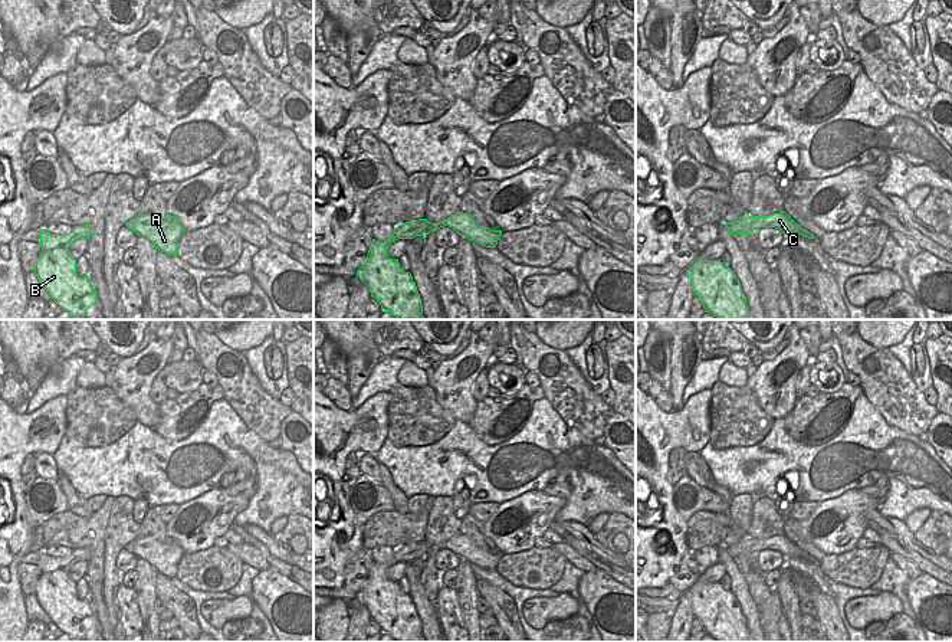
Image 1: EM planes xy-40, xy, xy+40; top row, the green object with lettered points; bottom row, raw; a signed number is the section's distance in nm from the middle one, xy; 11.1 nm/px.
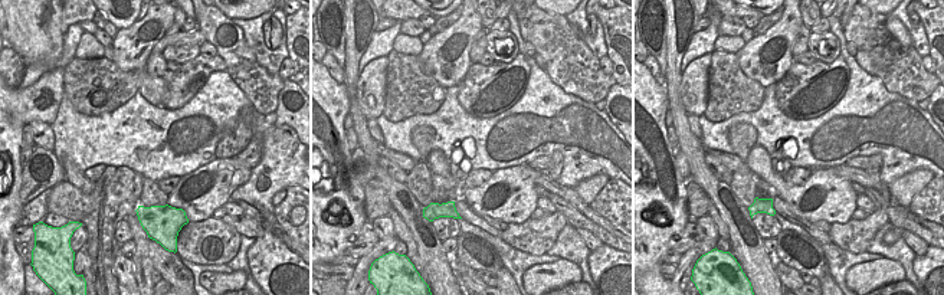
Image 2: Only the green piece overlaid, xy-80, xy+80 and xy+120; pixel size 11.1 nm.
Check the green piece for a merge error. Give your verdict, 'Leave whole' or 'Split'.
Leave whole

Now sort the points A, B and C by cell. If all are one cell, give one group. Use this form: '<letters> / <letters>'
A B C

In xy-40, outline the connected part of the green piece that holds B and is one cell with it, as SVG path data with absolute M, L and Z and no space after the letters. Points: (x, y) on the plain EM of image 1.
M75 548L66 557L52 557L40 553L42 574L37 580L35 596L52 622L73 639L85 639L86 632L96 625L96 613L89 599L76 596L76 582L69 576L69 569L81 561L89 561L92 550Z

